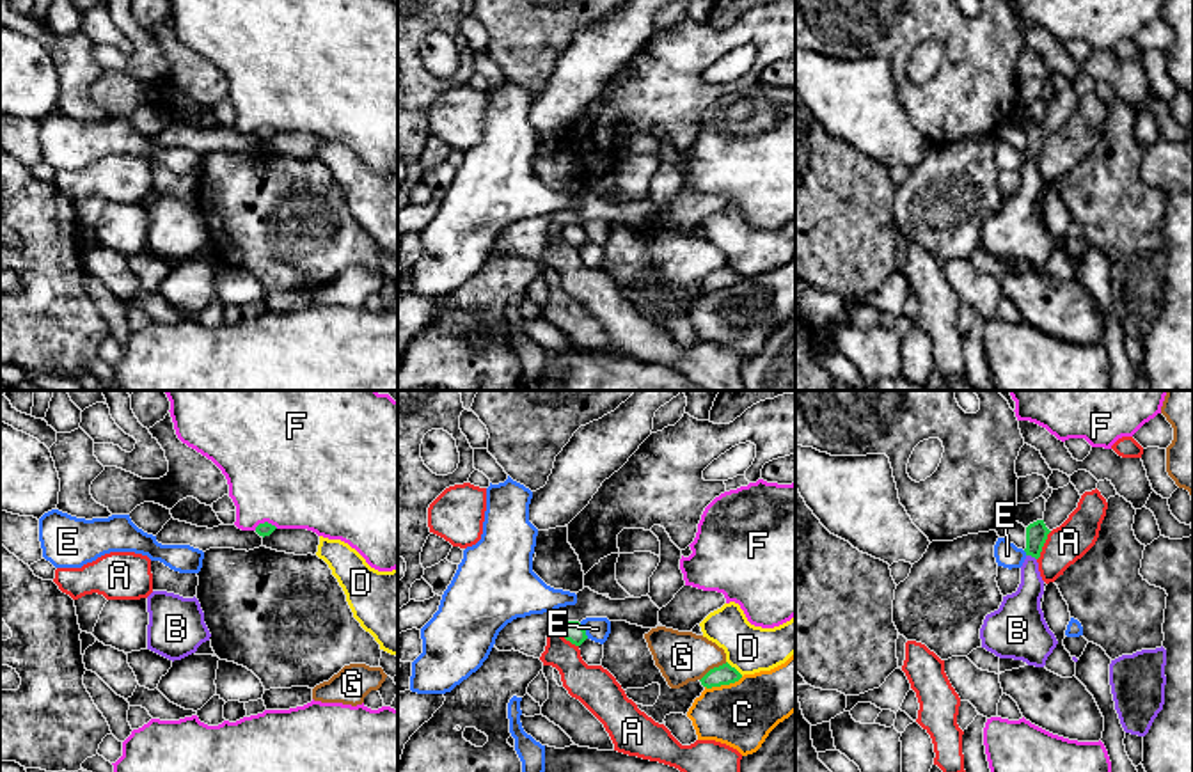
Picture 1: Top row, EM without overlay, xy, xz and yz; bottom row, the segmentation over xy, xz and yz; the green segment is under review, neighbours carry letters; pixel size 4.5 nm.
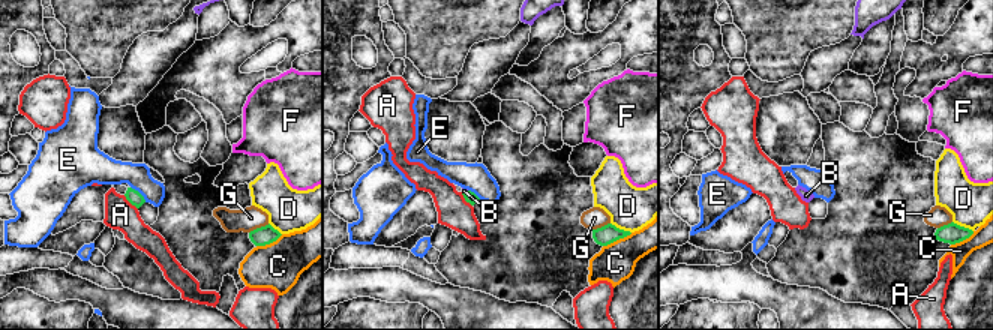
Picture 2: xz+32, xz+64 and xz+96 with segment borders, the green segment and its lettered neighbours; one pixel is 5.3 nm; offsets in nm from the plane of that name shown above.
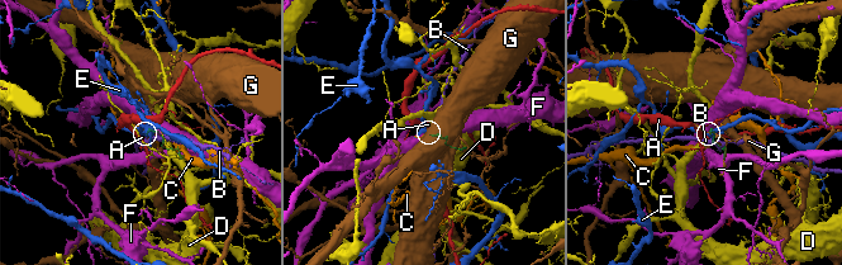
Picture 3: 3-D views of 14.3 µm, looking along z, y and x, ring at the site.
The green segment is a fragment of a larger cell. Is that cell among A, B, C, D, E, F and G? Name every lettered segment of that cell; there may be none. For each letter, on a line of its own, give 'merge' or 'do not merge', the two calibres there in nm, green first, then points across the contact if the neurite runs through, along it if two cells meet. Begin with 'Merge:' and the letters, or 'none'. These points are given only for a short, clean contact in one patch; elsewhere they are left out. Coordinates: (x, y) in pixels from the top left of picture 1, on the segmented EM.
Merge: B
A: do not merge; 100 nm thick on the green side, 170 nm on the other
B: merge; 100 nm thick on the green side, 170 nm on the other; runs through yz (1037, 533), (1032, 556), (1030, 591), (1021, 609)
C: do not merge; 90 nm thick on the green side, 300 nm on the other; border along xz (742, 677), (728, 684), (705, 687)
D: do not merge; 90 nm thick on the green side, 220 nm on the other; border along xz (726, 661), (742, 675)
E: do not merge; 100 nm thick on the green side, 110 nm on the other; border along xz (579, 623), (588, 638)
F: do not merge; 60 nm thick on the green side, 500 nm on the other
G: do not merge; 90 nm thick on the green side, 240 nm on the other

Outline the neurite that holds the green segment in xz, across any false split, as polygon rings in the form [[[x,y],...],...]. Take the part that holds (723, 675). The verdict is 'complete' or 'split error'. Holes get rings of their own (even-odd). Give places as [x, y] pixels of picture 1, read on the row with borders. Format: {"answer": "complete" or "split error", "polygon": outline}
{"answer": "complete", "polygon": [[[726,662],[719,667],[710,669],[699,681],[703,687],[712,689],[712,687],[735,683],[740,678],[742,674]]]}

